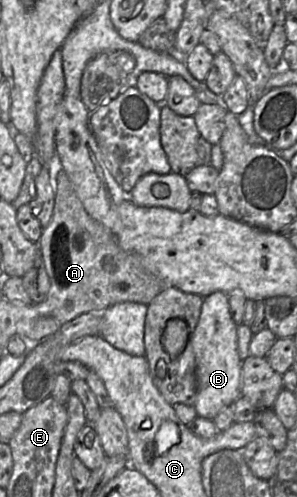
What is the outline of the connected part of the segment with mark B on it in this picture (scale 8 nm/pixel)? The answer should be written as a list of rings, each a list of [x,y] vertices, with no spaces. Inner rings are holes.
[[[216,291],[203,298],[200,317],[192,338],[197,380],[194,408],[199,417],[213,420],[224,407],[232,405],[241,396],[243,361],[238,354],[237,327],[231,316],[227,293]]]

